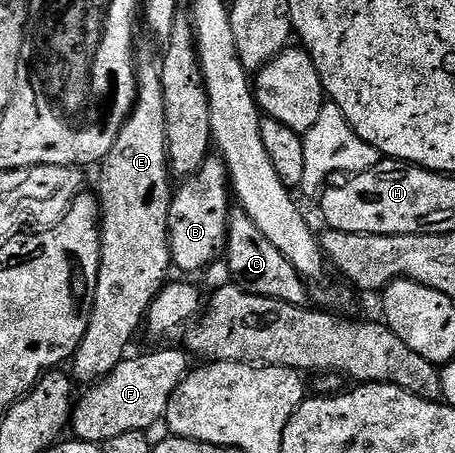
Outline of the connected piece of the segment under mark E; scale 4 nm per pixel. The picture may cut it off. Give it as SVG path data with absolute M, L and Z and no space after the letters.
M147 57L137 65L137 96L135 108L121 127L113 151L101 163L103 174L99 177L97 196L101 206L101 267L97 275L97 291L93 299L93 311L89 327L81 339L73 358L73 377L80 386L90 387L96 381L105 380L128 356L127 348L138 329L145 325L151 305L159 297L164 285L168 284L167 272L172 272L171 244L169 243L169 211L173 196L173 174L167 161L167 119L165 117L165 91L163 70L160 62Z

